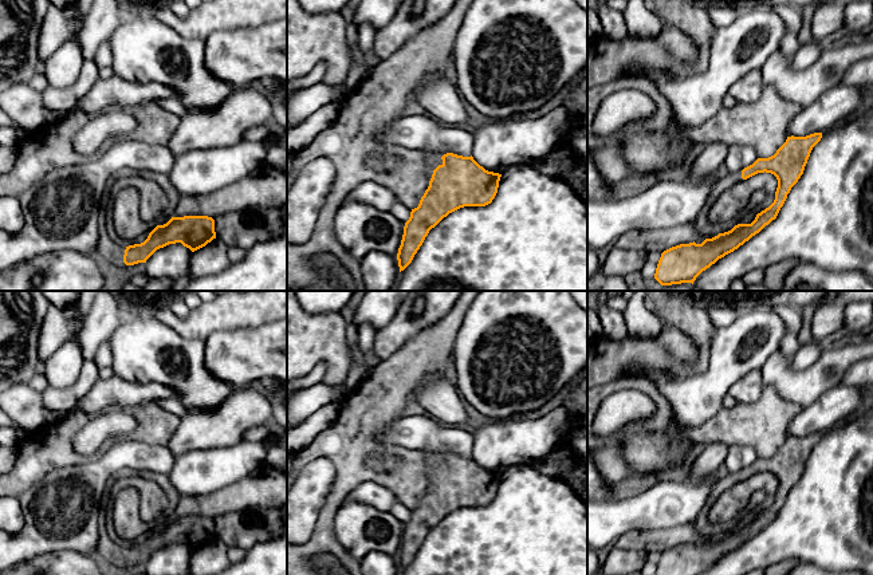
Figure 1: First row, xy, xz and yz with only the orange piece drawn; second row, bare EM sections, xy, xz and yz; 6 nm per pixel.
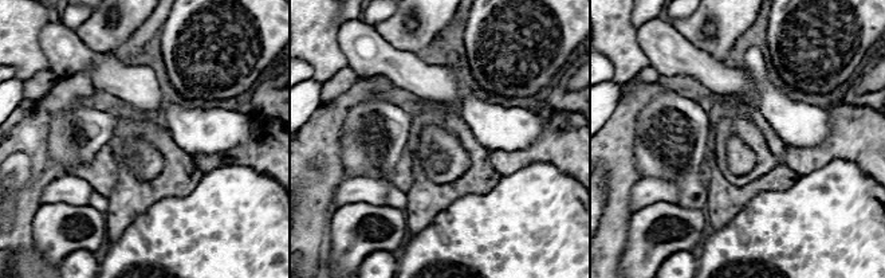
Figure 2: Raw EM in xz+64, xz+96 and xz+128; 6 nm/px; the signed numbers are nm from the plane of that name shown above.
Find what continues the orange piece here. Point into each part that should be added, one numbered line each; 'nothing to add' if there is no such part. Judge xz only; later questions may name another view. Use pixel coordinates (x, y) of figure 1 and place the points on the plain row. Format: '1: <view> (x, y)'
nothing to add

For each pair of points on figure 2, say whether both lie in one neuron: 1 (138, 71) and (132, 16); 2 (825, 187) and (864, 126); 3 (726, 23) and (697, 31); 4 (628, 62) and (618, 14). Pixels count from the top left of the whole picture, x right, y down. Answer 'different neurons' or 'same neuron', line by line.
1: different neurons
2: different neurons
3: same neuron
4: same neuron

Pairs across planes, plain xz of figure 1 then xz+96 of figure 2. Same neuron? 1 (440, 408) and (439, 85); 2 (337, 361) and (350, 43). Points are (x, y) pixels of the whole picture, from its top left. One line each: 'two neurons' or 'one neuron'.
1: one neuron
2: two neurons

